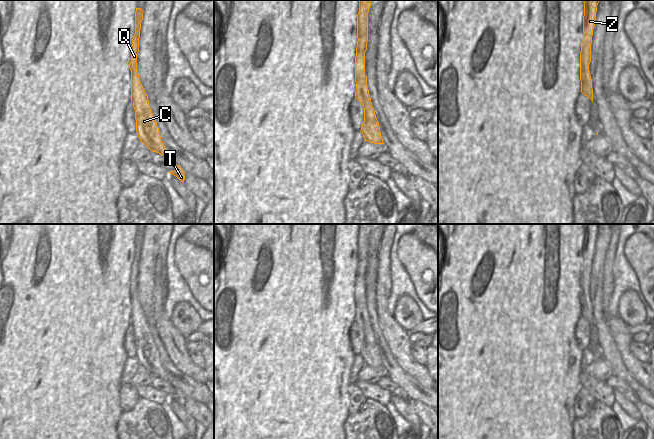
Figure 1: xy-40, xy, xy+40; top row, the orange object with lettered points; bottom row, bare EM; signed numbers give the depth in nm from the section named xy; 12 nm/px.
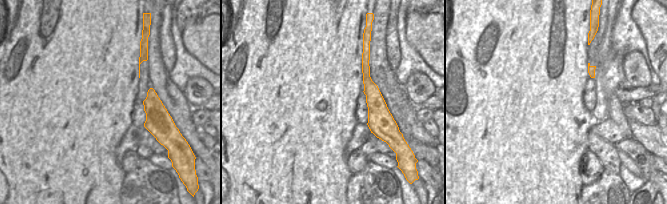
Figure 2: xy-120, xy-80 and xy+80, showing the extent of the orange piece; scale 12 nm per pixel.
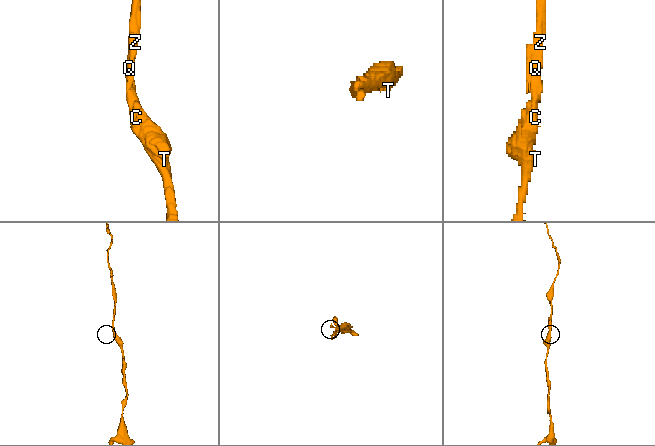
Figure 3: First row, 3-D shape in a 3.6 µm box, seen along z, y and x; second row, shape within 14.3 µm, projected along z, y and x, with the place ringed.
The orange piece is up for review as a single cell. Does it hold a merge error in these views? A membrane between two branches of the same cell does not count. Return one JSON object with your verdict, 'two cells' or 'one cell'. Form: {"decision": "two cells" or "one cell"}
{"decision": "one cell"}

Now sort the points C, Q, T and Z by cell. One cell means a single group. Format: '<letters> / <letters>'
C Q T Z

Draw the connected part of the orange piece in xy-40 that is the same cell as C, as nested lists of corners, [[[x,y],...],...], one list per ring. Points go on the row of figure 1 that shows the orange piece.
[[[136,8],[135,12],[135,34],[131,46],[131,101],[135,109],[136,132],[140,142],[144,143],[152,152],[159,153],[167,158],[168,151],[161,139],[157,122],[149,106],[148,96],[141,84],[137,71],[137,54],[139,52],[139,38],[141,22],[144,11]]]

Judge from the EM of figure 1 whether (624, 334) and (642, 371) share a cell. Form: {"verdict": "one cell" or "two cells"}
{"verdict": "one cell"}

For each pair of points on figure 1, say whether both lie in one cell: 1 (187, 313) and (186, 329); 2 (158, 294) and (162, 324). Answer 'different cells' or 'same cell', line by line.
1: same cell
2: same cell

